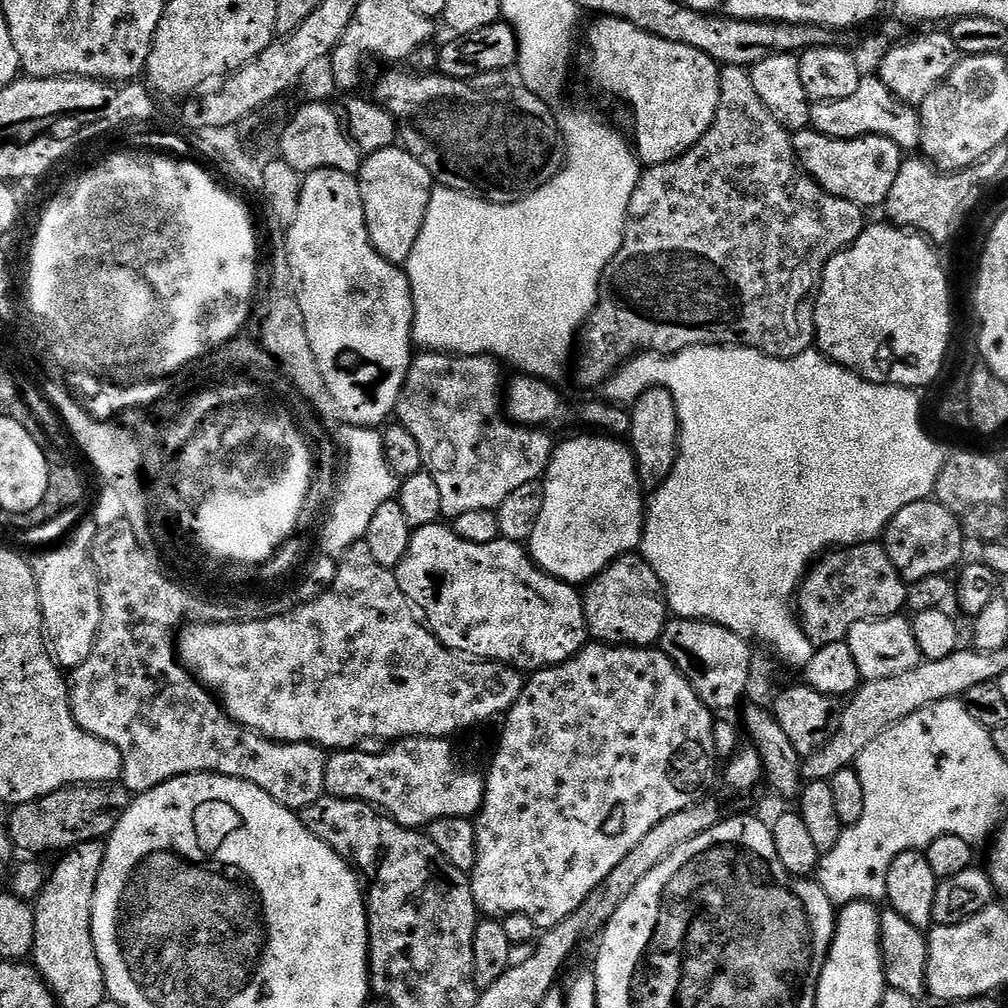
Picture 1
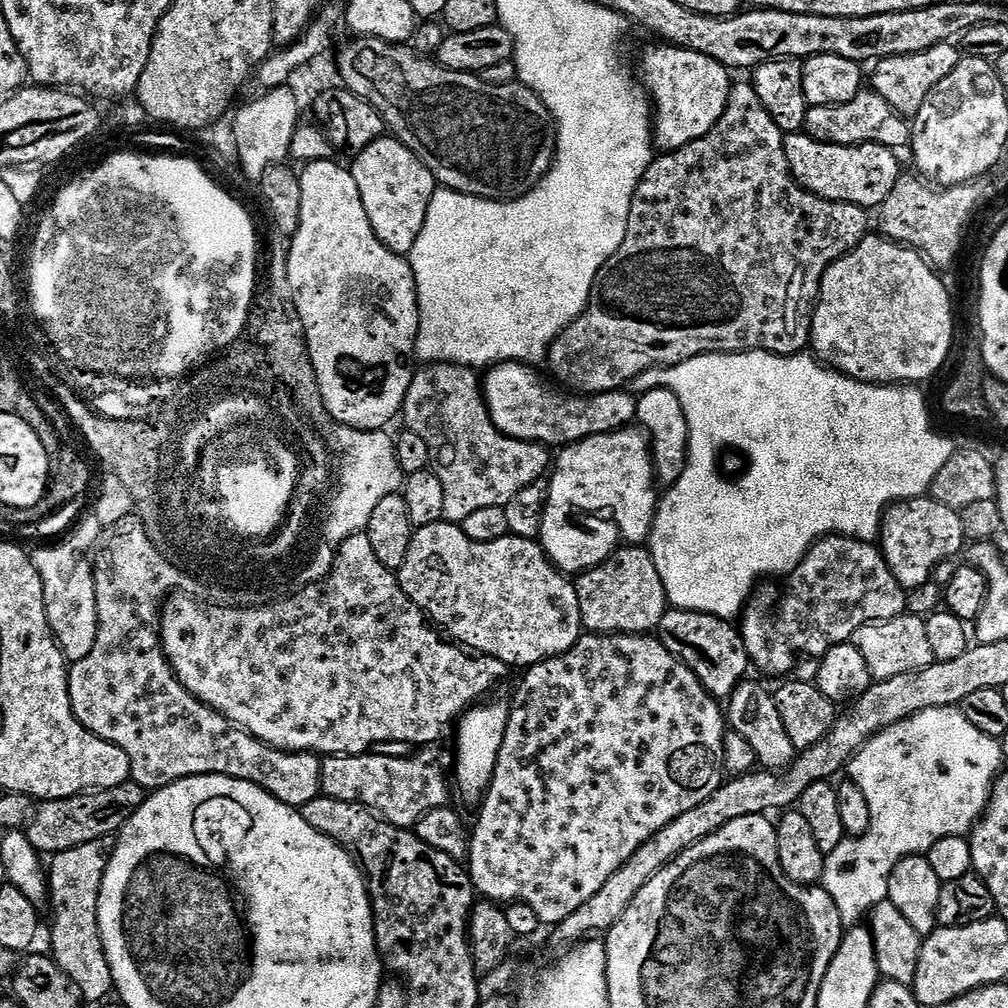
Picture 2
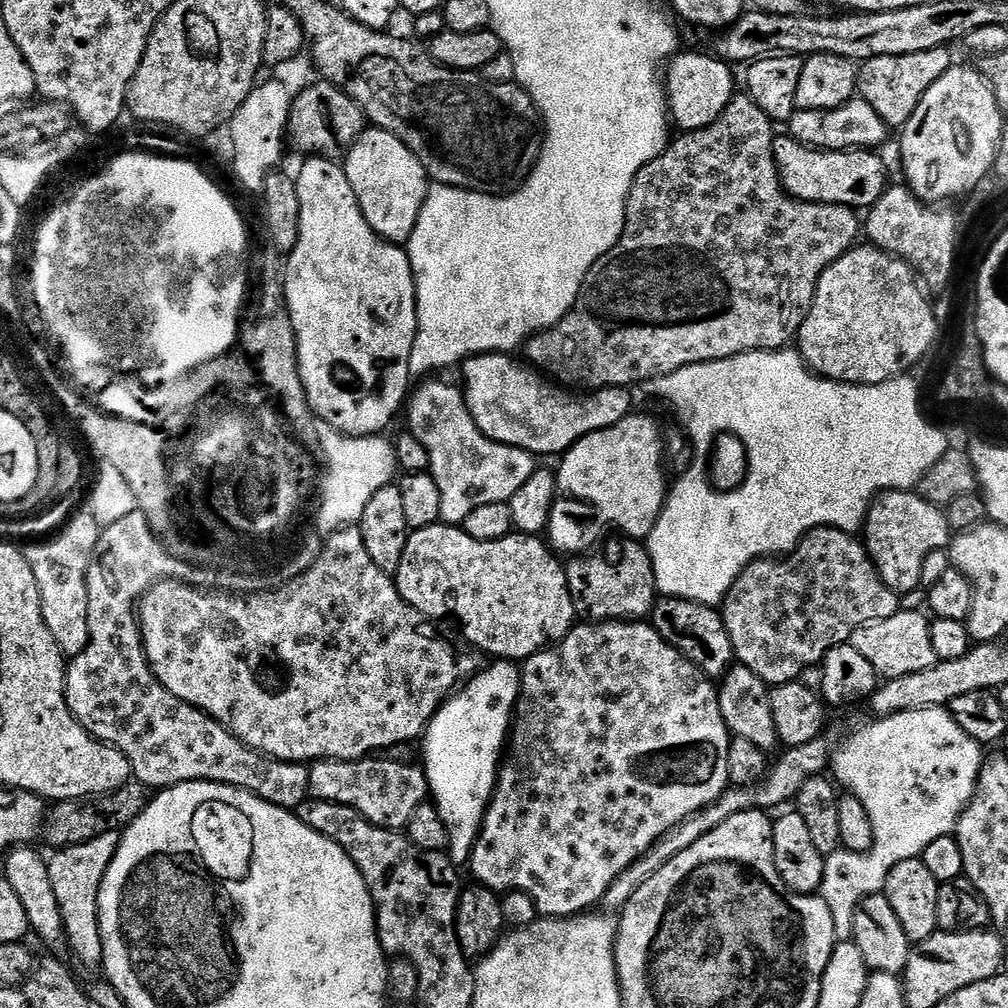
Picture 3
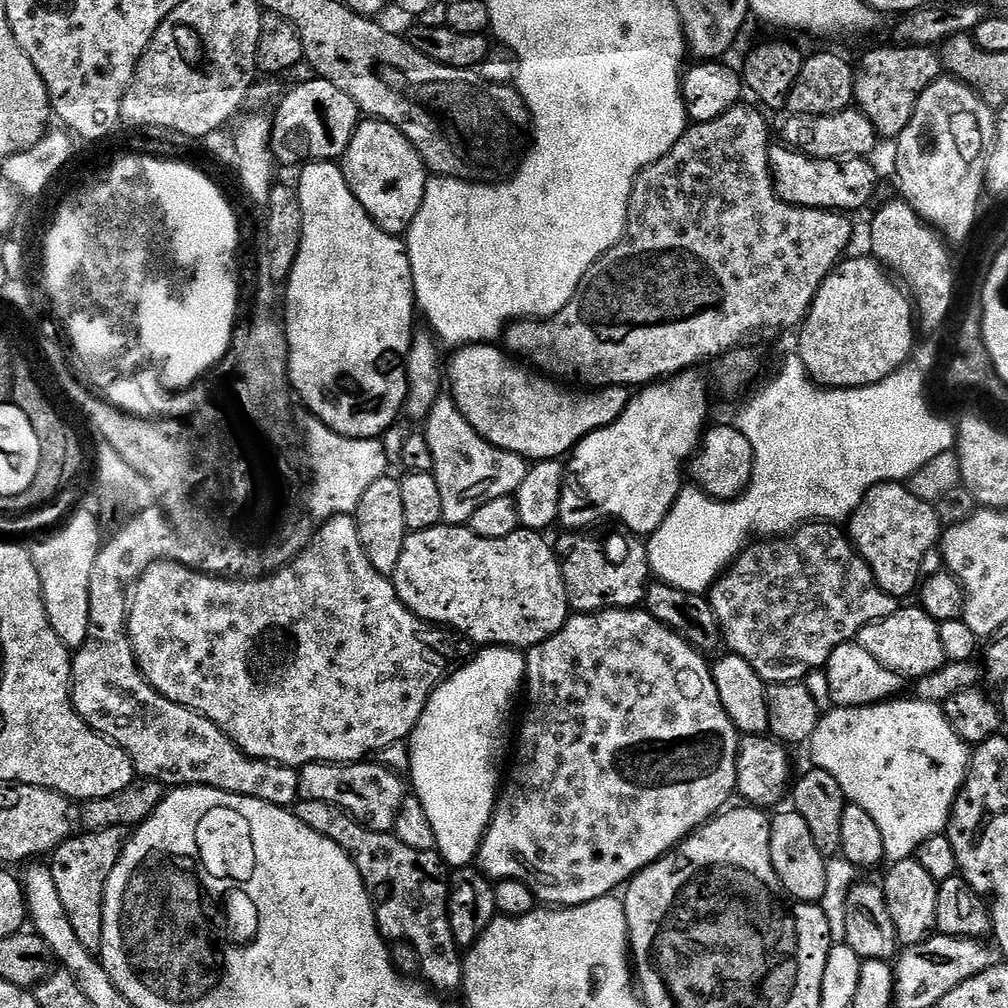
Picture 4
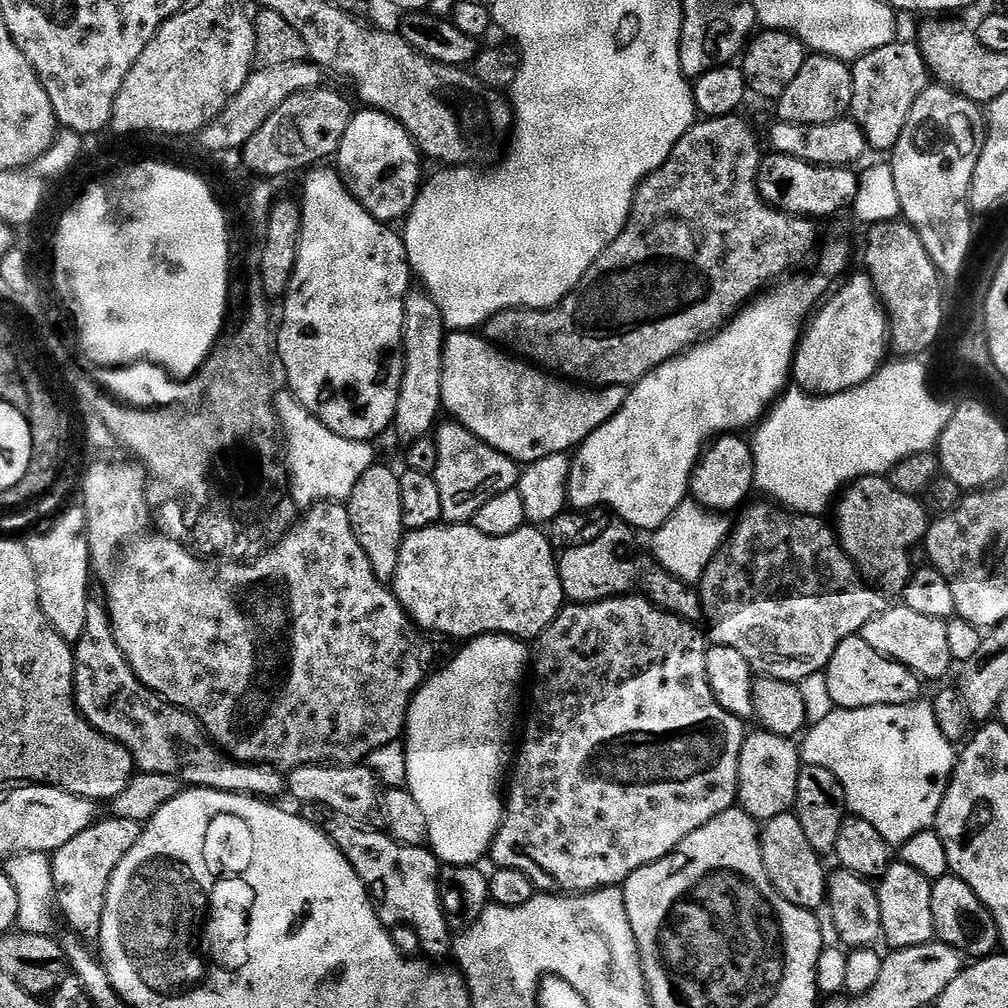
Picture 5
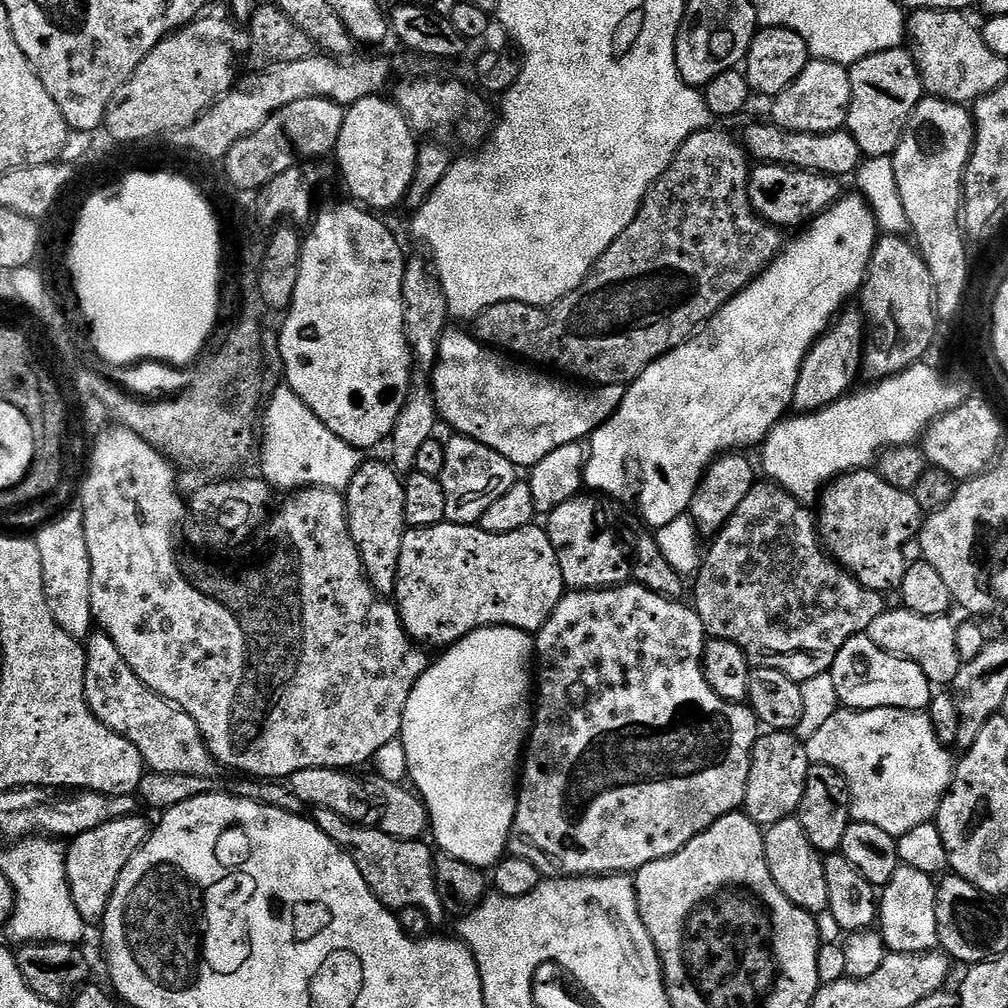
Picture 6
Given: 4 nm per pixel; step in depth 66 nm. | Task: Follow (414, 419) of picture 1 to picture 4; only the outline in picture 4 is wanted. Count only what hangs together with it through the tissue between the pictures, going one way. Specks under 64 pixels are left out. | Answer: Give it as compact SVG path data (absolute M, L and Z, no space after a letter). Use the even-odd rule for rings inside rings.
M441 394L436 399L430 414L422 421L422 431L434 454L432 475L442 494L445 525L467 525L478 506L491 502L493 498L515 496L518 486L522 486L522 478L526 478L530 467L529 461L516 452L502 450L482 438L482 434L478 434L478 430L466 422L451 395Z

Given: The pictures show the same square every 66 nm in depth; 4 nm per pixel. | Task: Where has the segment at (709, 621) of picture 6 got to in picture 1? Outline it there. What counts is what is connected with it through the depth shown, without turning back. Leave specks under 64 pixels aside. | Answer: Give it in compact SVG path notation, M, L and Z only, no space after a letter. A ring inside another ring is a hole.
M883 543L854 544L850 548L829 550L809 567L798 589L798 619L800 628L814 646L847 641L850 626L867 620L881 620L901 615L907 605L909 585L898 574L894 562L886 554Z

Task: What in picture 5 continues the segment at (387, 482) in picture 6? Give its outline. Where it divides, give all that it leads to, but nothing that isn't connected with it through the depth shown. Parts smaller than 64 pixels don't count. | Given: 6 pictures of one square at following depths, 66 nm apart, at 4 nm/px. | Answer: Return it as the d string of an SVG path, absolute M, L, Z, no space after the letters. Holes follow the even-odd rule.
M383 463L373 464L366 474L358 480L354 494L346 502L350 514L350 526L354 526L358 542L362 550L366 550L366 558L370 558L370 566L380 580L390 582L396 577L398 570L398 554L406 535L402 522L402 494L400 478L394 471L383 468Z

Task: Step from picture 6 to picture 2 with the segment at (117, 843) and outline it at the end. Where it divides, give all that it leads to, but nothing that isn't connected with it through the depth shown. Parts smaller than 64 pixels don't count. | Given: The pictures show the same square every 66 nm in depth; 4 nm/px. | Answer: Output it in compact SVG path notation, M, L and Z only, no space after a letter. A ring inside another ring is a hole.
M103 840L86 842L86 846L74 846L74 850L62 850L51 857L48 873L48 899L52 904L52 949L50 955L61 969L72 980L73 987L85 1001L104 1000L113 991L112 975L106 962L104 947L100 942L98 926L98 898L102 878L106 874L110 848Z

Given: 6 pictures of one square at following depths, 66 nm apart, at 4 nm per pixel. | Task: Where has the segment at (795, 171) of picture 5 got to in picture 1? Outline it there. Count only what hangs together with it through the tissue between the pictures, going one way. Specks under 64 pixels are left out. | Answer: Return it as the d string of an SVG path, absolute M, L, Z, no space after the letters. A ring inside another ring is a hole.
M811 130L793 132L791 137L796 163L804 169L804 175L832 196L854 202L865 210L871 210L875 204L876 207L883 205L890 194L890 186L894 186L894 178L898 178L902 149L890 142L890 138L859 136L853 140L839 140Z

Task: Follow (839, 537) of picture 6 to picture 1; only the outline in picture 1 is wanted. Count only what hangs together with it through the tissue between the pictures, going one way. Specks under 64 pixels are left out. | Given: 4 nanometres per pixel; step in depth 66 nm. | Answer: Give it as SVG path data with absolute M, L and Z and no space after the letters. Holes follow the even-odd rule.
M932 498L902 506L884 529L882 543L890 562L894 562L898 574L906 582L950 573L952 567L955 569L961 563L960 555L966 547L960 516Z

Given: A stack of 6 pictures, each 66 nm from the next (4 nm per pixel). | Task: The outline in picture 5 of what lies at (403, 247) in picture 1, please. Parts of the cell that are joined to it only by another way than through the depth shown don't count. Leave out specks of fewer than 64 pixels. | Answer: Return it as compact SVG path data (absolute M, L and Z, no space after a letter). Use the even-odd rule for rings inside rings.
M364 106L353 115L346 134L342 134L342 146L336 152L334 164L345 188L374 219L400 222L412 211L422 187L420 160L422 153L412 135L393 116Z

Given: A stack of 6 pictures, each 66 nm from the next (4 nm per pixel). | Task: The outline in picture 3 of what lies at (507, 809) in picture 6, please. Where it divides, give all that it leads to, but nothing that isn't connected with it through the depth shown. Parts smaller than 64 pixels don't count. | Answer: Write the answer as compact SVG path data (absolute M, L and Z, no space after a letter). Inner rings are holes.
M513 661L492 662L444 701L422 737L422 767L428 776L431 799L442 822L446 822L447 855L457 866L471 861L472 848L480 836L484 814L496 788L498 769L514 723L516 699L520 697L520 674L521 669Z

